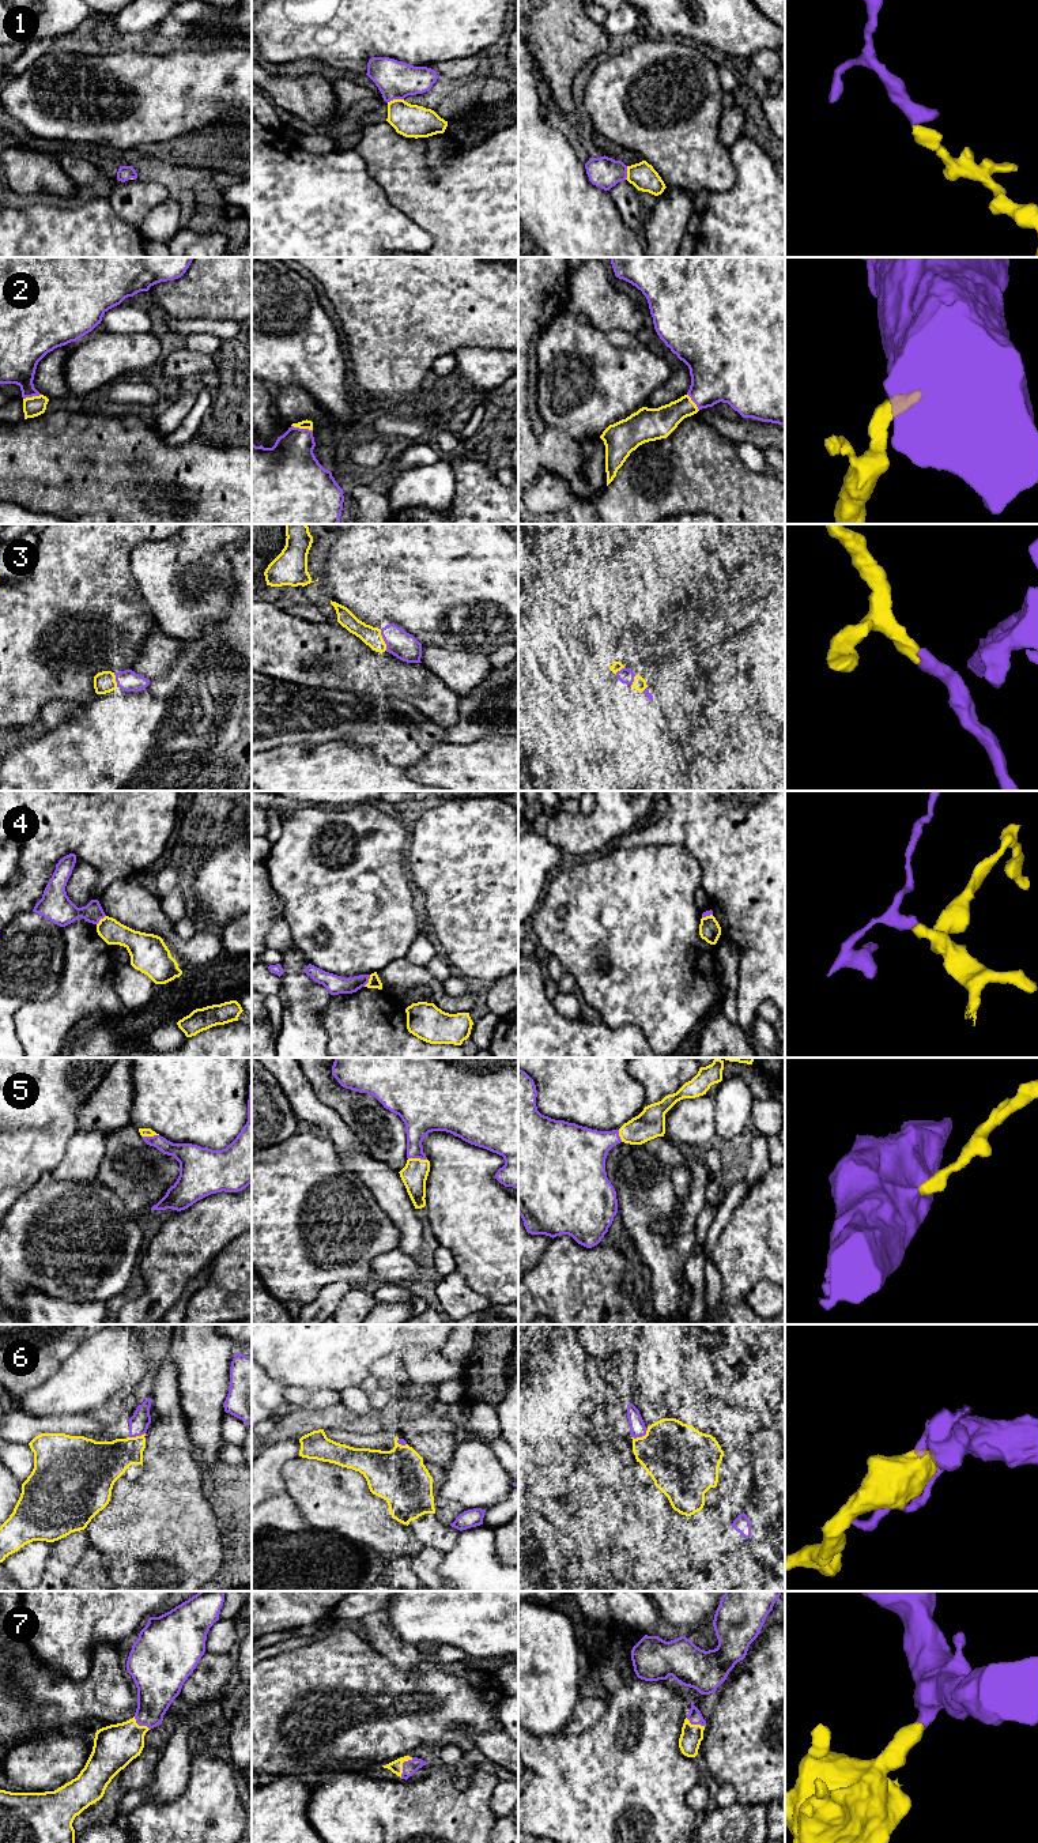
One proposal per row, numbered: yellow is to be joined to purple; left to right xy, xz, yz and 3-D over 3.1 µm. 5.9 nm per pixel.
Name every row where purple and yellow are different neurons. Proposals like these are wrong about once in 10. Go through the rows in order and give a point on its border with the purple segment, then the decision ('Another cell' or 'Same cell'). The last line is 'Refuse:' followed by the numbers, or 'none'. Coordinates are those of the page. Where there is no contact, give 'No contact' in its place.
1: Touches purple at xz (395, 98). Same cell
2: Touches purple at xz (302, 429). Same cell
3: Touches purple at xz (384, 640). Same cell
4: Touches purple at xz (367, 980). Another cell
5: Touches purple at xz (418, 1157). Same cell
6: Touches purple at yz (641, 1436). Another cell
7: Touches purple at xz (403, 1766). Same cell
Refuse: 4, 6

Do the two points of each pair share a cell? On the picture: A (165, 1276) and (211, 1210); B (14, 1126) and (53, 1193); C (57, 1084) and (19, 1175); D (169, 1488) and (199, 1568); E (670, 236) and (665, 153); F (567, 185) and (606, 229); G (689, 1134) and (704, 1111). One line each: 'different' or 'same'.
A: same
B: different
C: same
D: same
E: different
F: same
G: same

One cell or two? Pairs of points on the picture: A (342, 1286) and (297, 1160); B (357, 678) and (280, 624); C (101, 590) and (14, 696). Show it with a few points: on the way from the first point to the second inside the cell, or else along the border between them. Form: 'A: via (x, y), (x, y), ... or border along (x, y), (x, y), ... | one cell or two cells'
A: border along (351, 1282), (331, 1282), (314, 1300) | two cells
B: via (338, 660), (319, 654), (305, 640), (299, 640) | one cell
C: via (75, 615), (26, 670) | one cell

